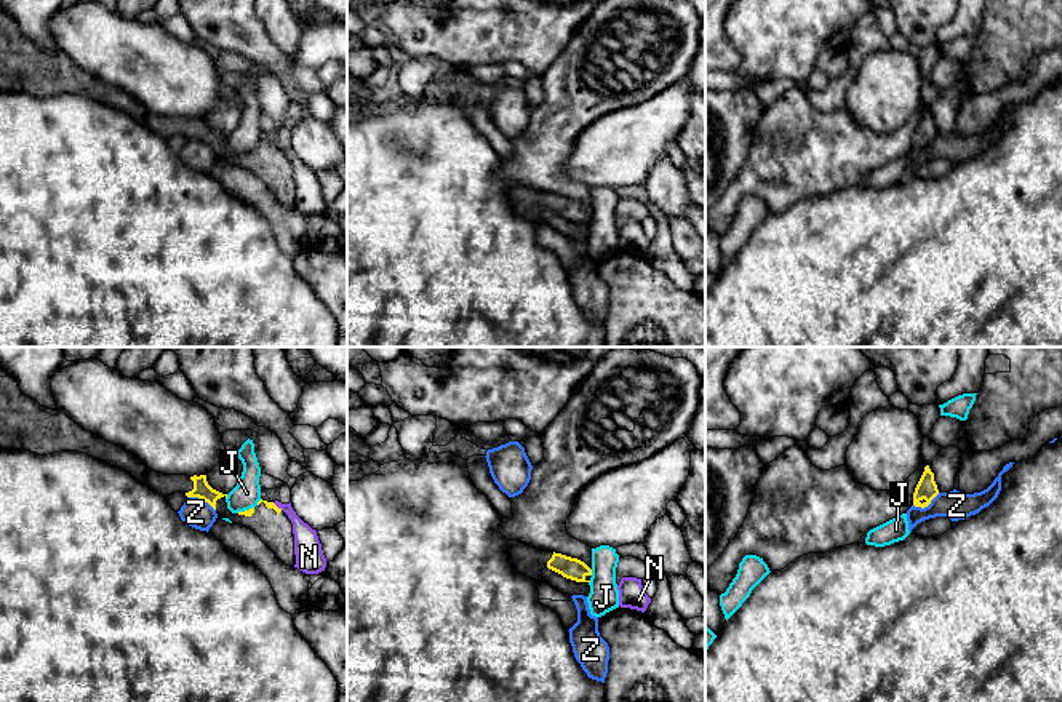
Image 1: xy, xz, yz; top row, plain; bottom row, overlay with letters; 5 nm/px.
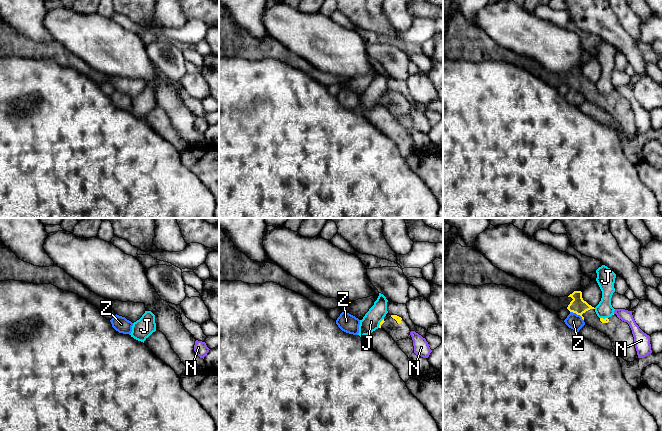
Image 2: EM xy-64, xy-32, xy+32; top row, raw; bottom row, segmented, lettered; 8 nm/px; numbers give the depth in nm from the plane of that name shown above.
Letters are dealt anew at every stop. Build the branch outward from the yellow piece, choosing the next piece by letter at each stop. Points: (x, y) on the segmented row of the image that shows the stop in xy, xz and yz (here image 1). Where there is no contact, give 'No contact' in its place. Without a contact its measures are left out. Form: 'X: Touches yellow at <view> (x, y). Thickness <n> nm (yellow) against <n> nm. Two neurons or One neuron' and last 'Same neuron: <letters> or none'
J: Touches yellow at xz (590, 573). Thickness 110 nm (yellow) against 150 nm. Two neurons
N: Touches yellow at xy (275, 506). Thickness 30 nm (yellow) against 130 nm. Two neurons
Z: Touches yellow at yz (926, 506). Thickness 110 nm (yellow) against 140 nm. Two neurons
Same neuron: none

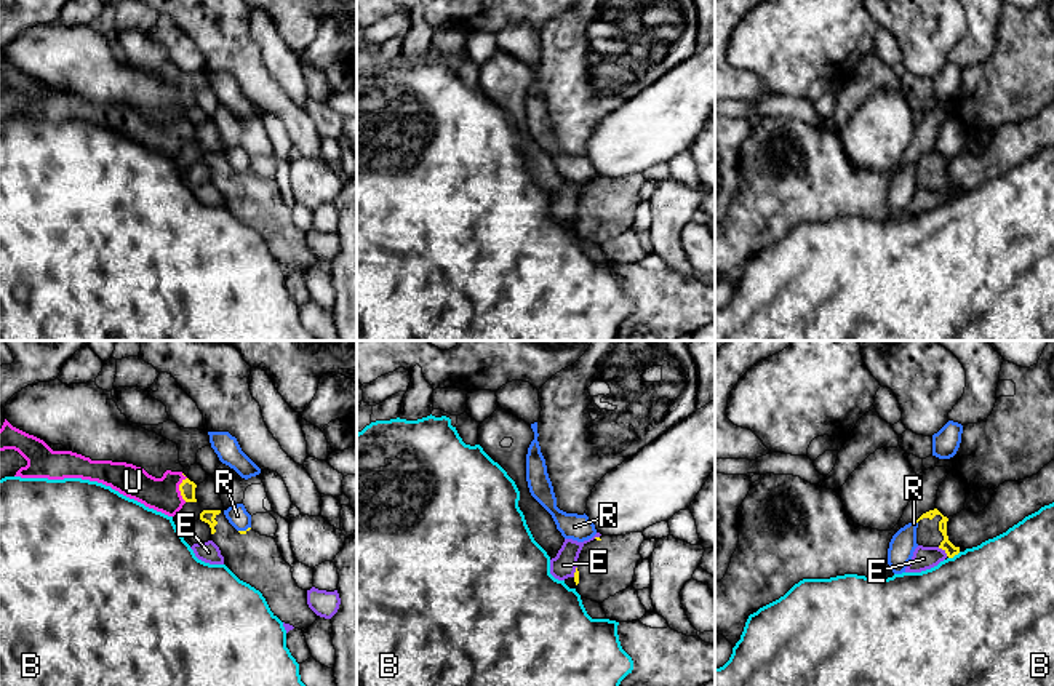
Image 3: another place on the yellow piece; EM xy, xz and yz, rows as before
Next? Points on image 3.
B: Touches yellow at yz (954, 555). Thickness 60 nm (yellow) against 500 nm. Two neurons
E: Touches yellow at yz (942, 549). Thickness 60 nm (yellow) against 120 nm. Two neurons
R: Touches yellow at xy (243, 531). Thickness 20 nm (yellow) against 110 nm. Two neurons
U: Touches yellow at xy (179, 488). Thickness 80 nm (yellow) against 170 nm. One neuron
Same neuron: U

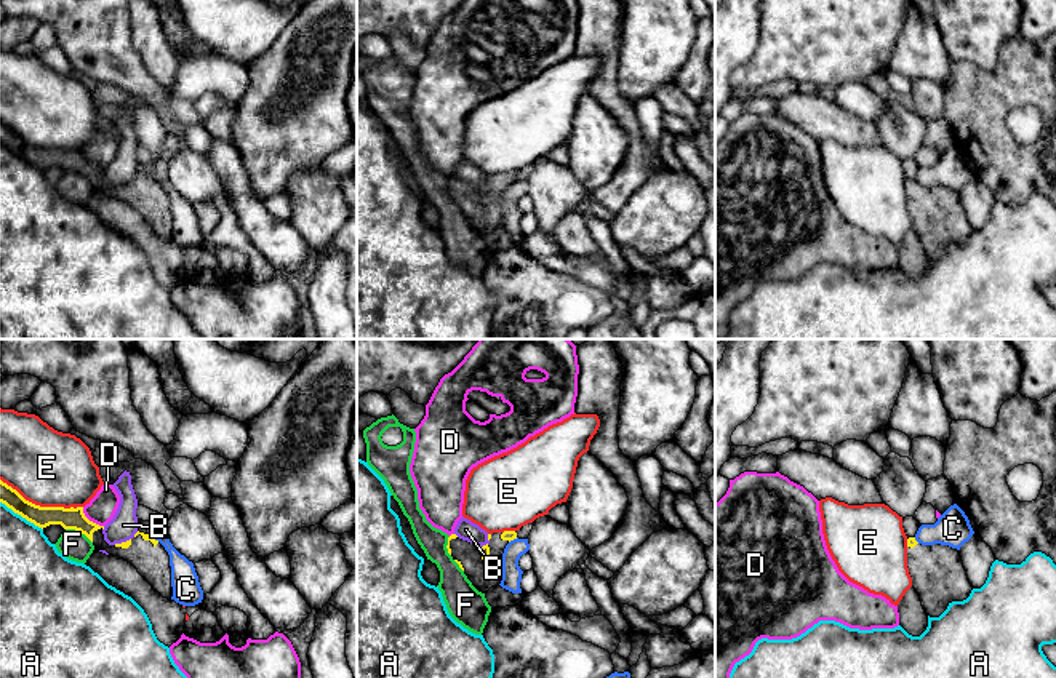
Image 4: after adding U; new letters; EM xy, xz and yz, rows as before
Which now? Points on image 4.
A: Touches yellow at xy (21, 515). Thickness 110 nm (yellow) against 300 nm. Two neurons
B: Touches yellow at xz (487, 544). Thickness 50 nm (yellow) against 100 nm. Two neurons
C: Touches yellow at xy (152, 538). Thickness 30 nm (yellow) against 130 nm. Two neurons
D: Touches yellow at xy (88, 520). Thickness 110 nm (yellow) against 140 nm. Two neurons
E: Touches yellow at xy (42, 507). Thickness 110 nm (yellow) against 380 nm. Two neurons
F: Touches yellow at xy (79, 530). Thickness 110 nm (yellow) against 150 nm. Two neurons
Same neuron: none

